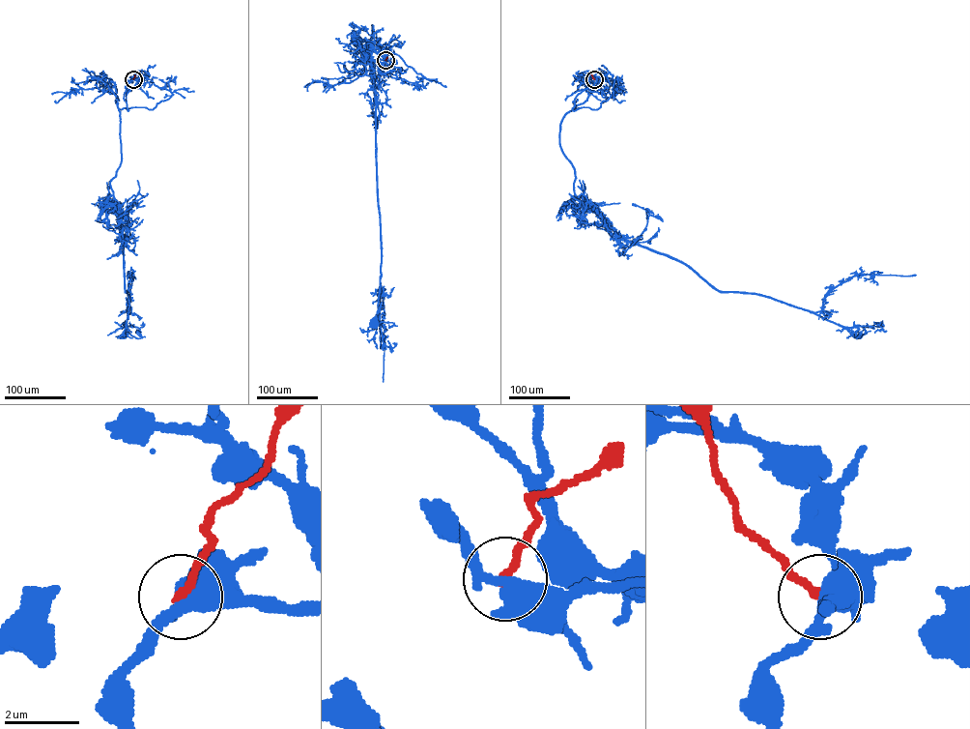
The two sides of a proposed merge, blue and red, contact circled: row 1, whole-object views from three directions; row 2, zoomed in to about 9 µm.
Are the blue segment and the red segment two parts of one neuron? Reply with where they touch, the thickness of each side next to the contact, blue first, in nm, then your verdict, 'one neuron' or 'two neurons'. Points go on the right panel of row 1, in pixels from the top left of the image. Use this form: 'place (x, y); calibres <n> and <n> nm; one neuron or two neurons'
place (594, 79); calibres 380 and 240 nm; two neurons

